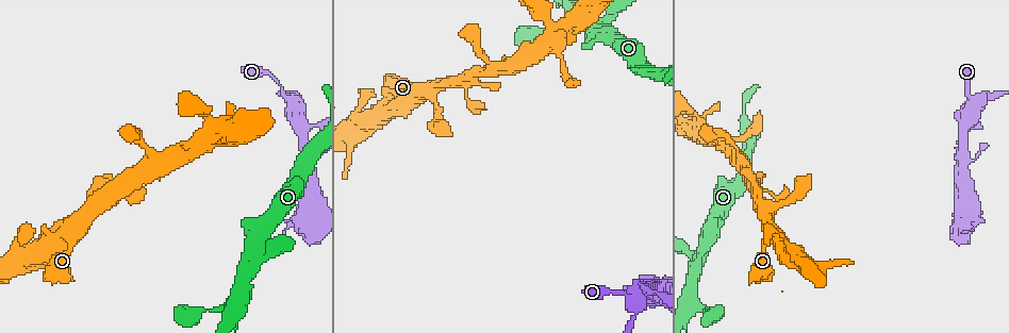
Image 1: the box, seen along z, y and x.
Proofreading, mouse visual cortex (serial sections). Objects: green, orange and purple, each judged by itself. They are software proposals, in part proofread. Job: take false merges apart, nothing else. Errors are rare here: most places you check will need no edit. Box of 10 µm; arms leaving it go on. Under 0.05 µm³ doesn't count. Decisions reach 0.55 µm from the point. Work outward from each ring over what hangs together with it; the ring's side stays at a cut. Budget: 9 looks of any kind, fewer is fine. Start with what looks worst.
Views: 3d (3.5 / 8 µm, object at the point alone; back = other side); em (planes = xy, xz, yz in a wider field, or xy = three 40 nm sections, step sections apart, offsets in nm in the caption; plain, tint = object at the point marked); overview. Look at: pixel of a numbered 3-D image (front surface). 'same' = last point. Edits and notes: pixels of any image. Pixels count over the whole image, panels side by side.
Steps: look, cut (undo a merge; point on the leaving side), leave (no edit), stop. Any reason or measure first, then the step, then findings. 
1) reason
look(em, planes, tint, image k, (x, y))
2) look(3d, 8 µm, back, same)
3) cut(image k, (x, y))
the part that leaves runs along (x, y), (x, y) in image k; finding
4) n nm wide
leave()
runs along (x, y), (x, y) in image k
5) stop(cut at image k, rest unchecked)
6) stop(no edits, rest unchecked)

a fork
look(3d, 3.5 µm, image 1, (973, 100))

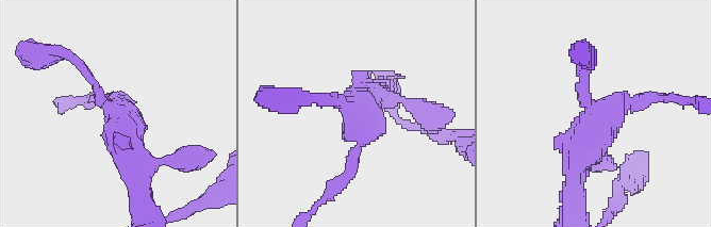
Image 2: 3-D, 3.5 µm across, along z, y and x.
3 arms; arms of 150, 200, 450 nm
look(em, xy, step 3, tint, image 2, (112, 112))

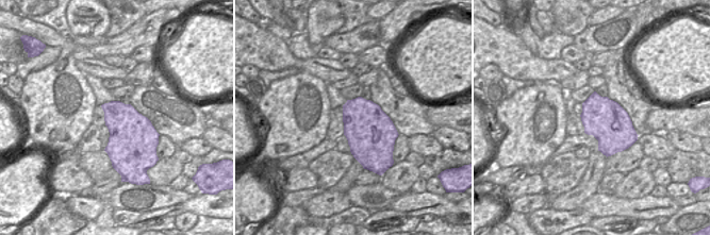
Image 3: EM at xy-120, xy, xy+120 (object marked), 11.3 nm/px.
cut(image 2, (345, 179))
the part that leaves runs along (362, 143), (349, 176), (326, 192) in image 2; a second cell is stuck on

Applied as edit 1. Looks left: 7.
see it whole again
look(overview)

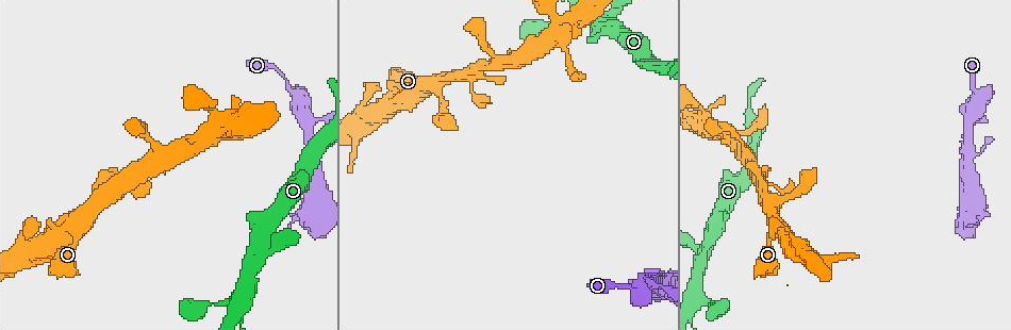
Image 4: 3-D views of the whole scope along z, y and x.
sharp bend
look(3d, 8 µm, image 4, (317, 226))

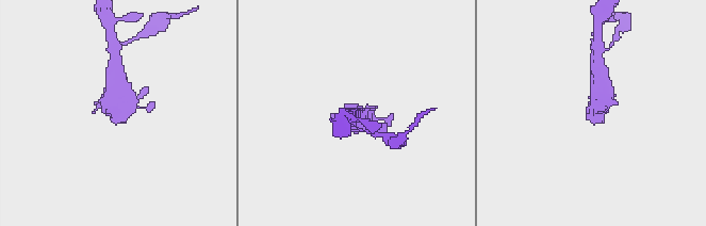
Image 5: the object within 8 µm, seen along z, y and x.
look(3d, 3.5 µm, same)

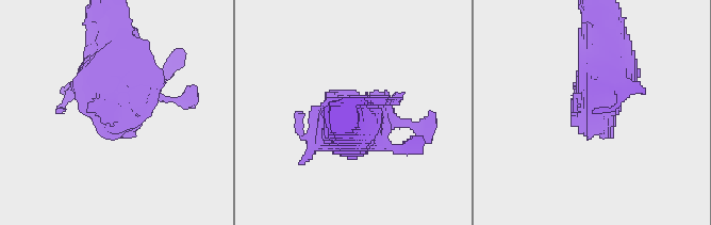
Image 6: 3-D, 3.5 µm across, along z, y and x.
leave()
runs along (609, 50), (598, 99), (571, 112) in image 6; one cell here

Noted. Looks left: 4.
abrupt turn
look(3d, 3.5 µm, image 4, (421, 91))

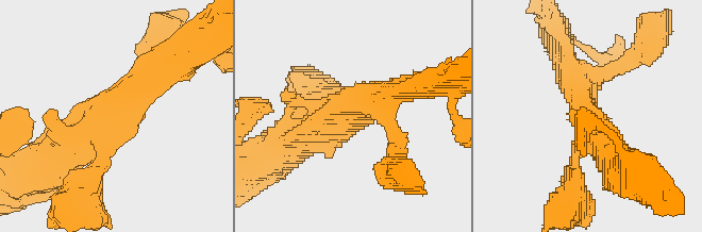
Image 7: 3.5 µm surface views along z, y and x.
now the EM
look(em, xy, step 1, tint, image 7, (346, 114))

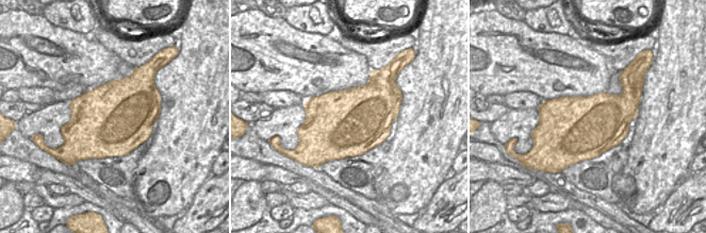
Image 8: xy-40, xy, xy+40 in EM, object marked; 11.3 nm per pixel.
leave()
runs along (86, 184), (110, 115), (151, 69) in image 7; one cell here

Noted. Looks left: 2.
two arms in line, one across
look(3d, 3.5 µm, image 4, (599, 20))

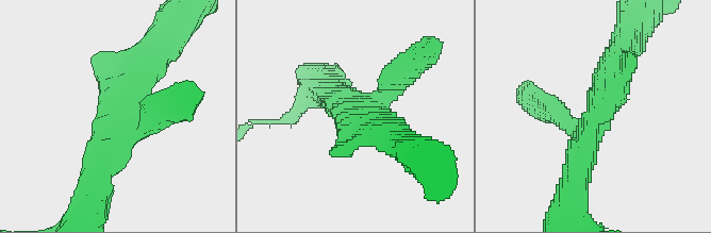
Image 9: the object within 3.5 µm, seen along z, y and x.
shape alone is not enough
look(em, xy, step 2, tint, image 9, (359, 108))

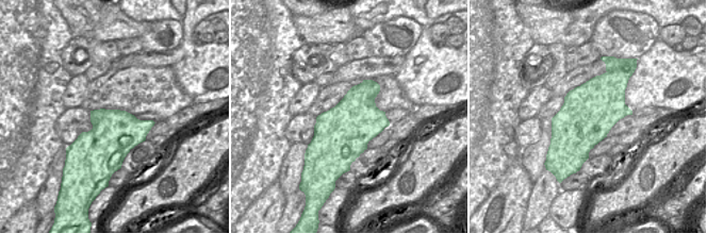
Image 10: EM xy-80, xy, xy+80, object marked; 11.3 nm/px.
arms of 300, 400, 400 nm
leave()
runs along (142, 70), (93, 187) in image 9; one cell here

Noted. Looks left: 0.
stop(cut at image 2, rest unchecked)

